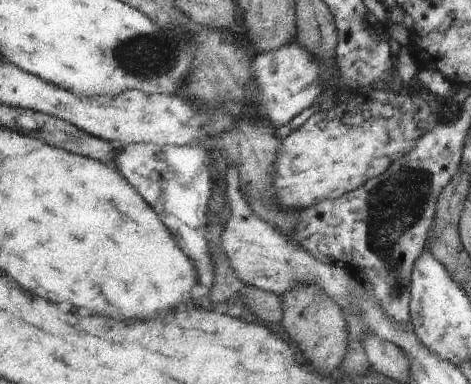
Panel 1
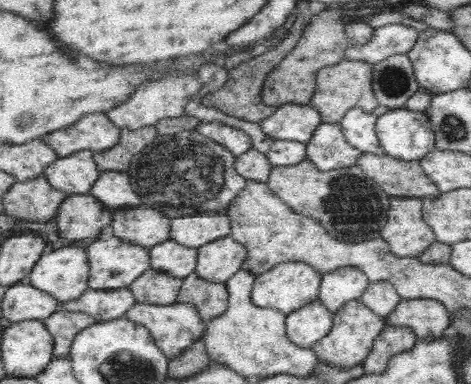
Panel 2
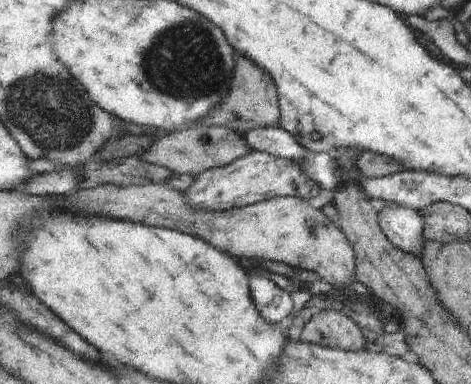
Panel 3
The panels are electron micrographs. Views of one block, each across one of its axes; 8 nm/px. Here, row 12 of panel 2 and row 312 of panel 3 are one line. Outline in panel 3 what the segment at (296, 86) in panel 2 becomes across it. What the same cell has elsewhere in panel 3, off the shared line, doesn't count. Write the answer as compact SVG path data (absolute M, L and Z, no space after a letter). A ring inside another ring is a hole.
M323 310L309 318L303 326L299 342L307 342L313 346L323 346L331 350L345 352L361 352L365 346L363 334L359 326L347 318L341 310Z

